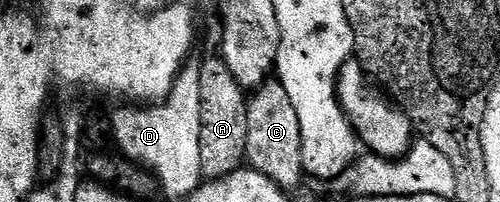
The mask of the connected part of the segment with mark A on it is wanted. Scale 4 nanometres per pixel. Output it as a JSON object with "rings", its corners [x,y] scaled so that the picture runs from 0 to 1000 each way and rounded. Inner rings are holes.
{"rings":[[[442,287],[402,302],[400,347],[400,842],[412,891],[438,891],[492,812],[496,703],[494,470],[464,386]]]}

